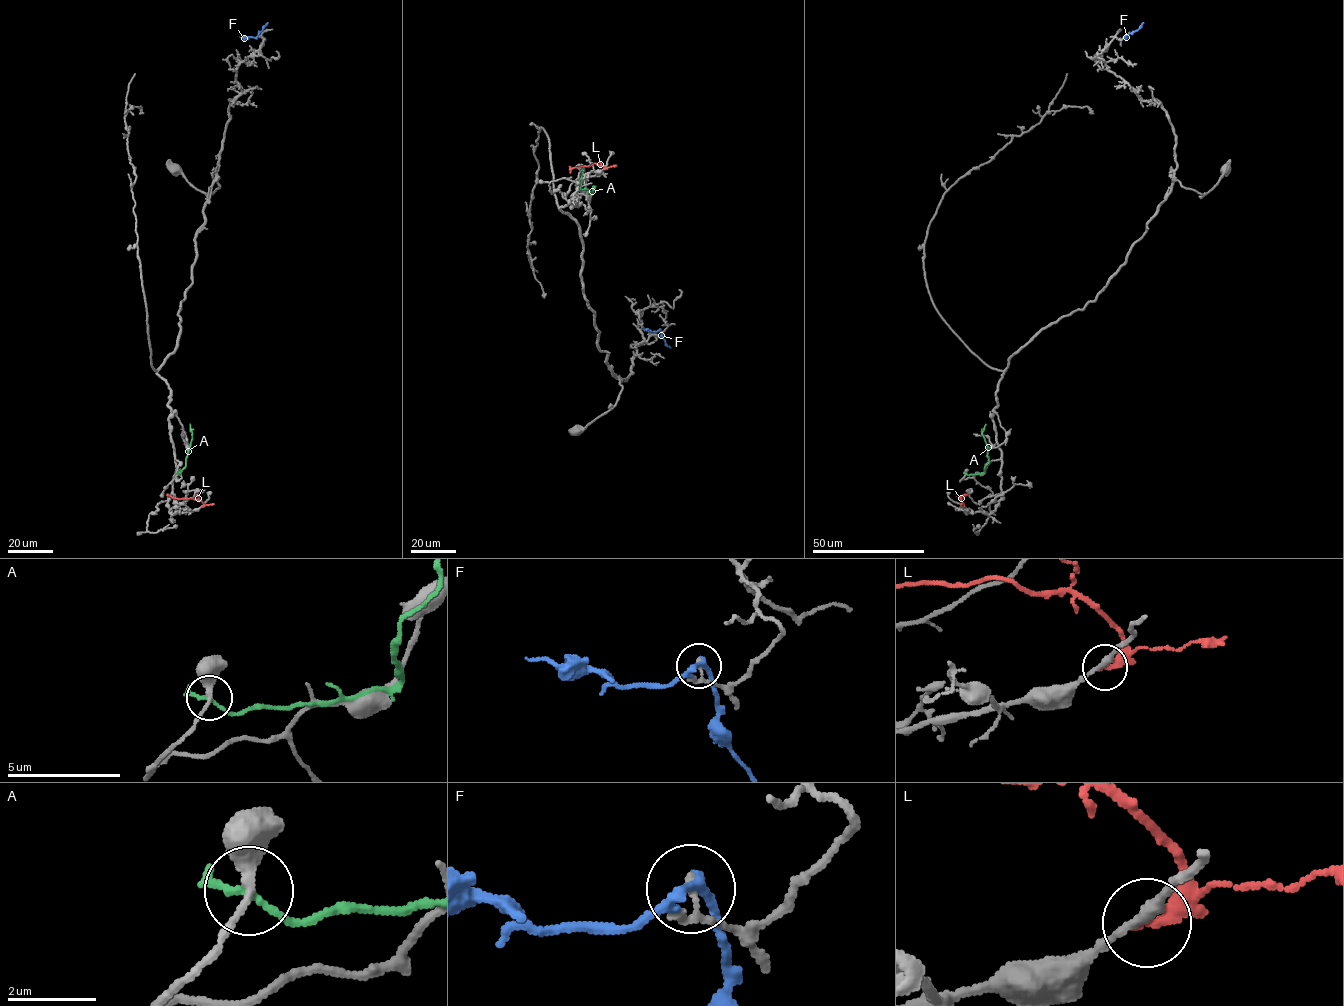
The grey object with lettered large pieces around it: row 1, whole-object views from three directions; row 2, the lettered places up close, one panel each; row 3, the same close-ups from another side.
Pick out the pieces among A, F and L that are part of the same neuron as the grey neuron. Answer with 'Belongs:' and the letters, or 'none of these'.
Belongs: none of these

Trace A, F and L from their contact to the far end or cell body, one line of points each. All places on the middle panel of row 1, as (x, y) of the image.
A: (583, 170), (580, 189), (587, 189), (588, 193), (592, 190)
F: (659, 329), (670, 348)
L: (604, 169), (594, 163), (574, 167), (570, 173)

